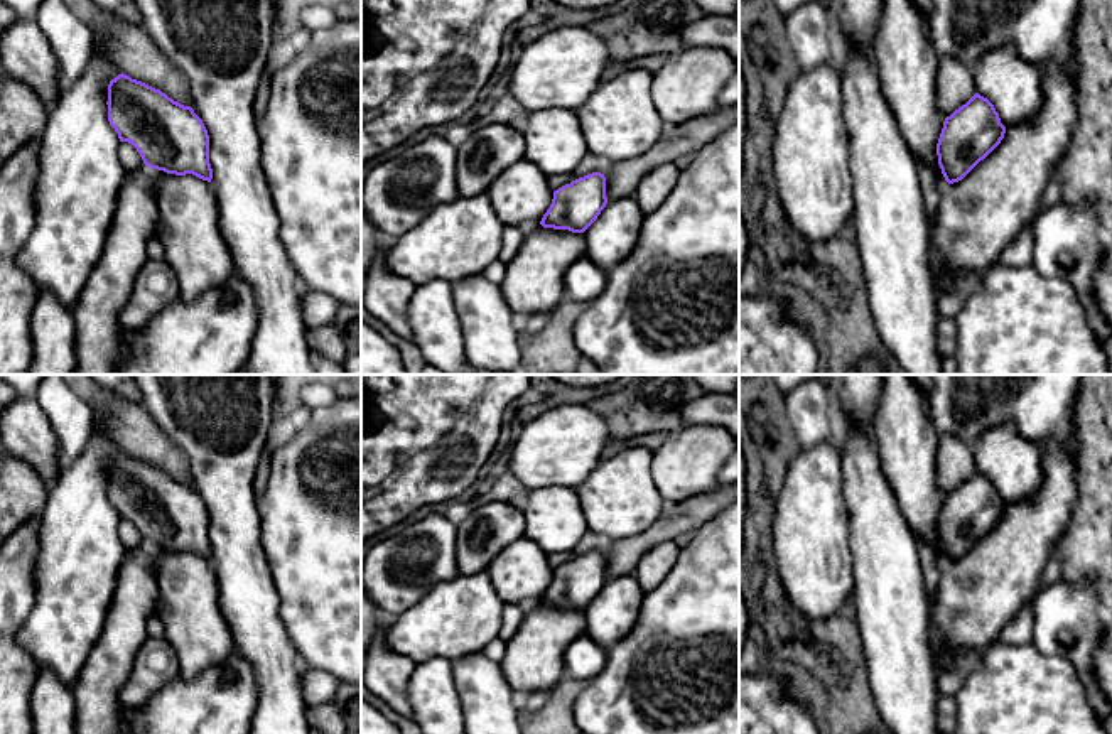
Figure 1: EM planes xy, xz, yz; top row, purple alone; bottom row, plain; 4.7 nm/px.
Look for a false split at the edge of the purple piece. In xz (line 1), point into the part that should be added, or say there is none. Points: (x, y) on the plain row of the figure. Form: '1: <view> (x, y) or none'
1: none

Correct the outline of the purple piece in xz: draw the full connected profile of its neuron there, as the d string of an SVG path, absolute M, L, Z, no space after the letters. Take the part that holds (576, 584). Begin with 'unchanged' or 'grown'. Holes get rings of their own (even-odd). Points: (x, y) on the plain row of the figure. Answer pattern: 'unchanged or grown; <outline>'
unchanged; M592 550L553 569L540 602L543 606L584 611L606 586L606 555Z

